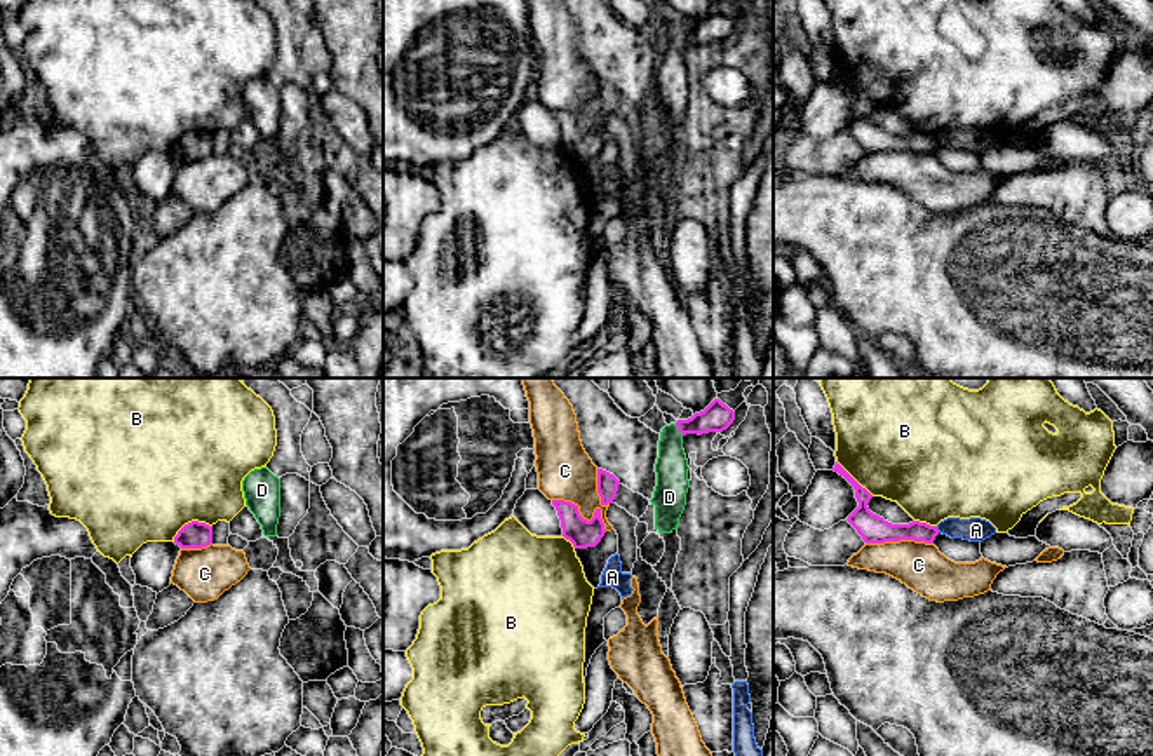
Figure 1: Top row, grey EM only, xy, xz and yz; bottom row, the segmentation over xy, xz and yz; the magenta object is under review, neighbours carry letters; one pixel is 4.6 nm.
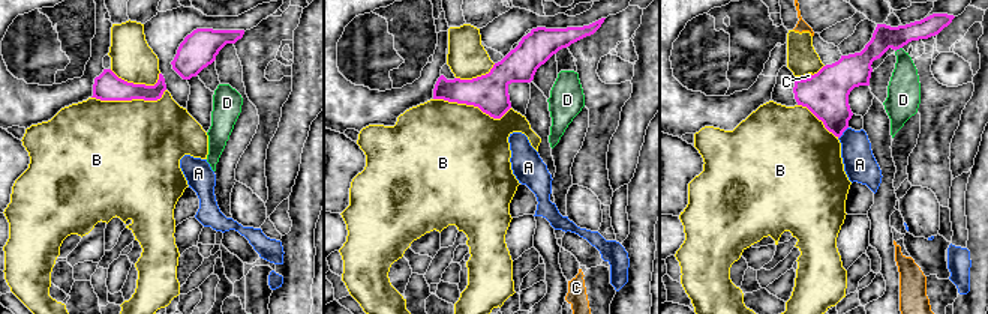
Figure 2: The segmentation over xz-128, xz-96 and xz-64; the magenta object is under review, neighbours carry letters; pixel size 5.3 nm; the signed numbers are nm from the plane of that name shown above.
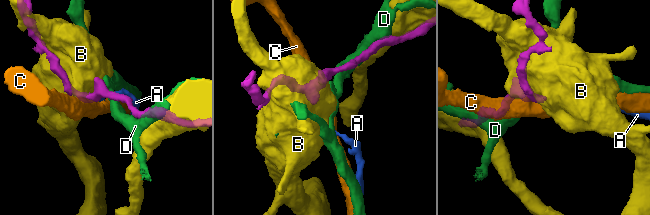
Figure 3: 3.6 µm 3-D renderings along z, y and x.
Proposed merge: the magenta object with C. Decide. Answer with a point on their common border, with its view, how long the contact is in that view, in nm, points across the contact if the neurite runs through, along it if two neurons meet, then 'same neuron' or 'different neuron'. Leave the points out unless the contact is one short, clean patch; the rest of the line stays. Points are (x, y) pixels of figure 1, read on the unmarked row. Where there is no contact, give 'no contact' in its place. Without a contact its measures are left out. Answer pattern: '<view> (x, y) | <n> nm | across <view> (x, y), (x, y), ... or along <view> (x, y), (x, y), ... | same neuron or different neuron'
xz (586, 129) | 300 nm | along xz (552, 108), (572, 112), (587, 129), (598, 119), (606, 140) | different neuron

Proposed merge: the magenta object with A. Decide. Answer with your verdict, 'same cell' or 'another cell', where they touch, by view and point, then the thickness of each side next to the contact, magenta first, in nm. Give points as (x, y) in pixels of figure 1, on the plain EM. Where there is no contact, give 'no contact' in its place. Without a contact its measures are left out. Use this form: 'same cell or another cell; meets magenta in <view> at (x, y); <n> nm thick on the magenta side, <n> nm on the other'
another cell; meets magenta in yz at (937, 140); 100 nm thick on the magenta side, 110 nm on the other

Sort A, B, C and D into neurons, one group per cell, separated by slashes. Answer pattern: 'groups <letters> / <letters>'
groups A / B / C / D

